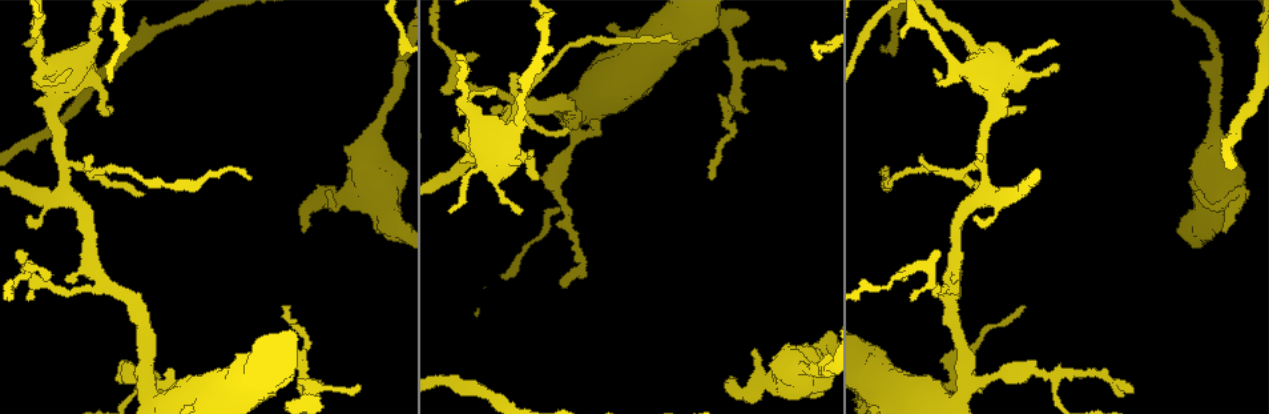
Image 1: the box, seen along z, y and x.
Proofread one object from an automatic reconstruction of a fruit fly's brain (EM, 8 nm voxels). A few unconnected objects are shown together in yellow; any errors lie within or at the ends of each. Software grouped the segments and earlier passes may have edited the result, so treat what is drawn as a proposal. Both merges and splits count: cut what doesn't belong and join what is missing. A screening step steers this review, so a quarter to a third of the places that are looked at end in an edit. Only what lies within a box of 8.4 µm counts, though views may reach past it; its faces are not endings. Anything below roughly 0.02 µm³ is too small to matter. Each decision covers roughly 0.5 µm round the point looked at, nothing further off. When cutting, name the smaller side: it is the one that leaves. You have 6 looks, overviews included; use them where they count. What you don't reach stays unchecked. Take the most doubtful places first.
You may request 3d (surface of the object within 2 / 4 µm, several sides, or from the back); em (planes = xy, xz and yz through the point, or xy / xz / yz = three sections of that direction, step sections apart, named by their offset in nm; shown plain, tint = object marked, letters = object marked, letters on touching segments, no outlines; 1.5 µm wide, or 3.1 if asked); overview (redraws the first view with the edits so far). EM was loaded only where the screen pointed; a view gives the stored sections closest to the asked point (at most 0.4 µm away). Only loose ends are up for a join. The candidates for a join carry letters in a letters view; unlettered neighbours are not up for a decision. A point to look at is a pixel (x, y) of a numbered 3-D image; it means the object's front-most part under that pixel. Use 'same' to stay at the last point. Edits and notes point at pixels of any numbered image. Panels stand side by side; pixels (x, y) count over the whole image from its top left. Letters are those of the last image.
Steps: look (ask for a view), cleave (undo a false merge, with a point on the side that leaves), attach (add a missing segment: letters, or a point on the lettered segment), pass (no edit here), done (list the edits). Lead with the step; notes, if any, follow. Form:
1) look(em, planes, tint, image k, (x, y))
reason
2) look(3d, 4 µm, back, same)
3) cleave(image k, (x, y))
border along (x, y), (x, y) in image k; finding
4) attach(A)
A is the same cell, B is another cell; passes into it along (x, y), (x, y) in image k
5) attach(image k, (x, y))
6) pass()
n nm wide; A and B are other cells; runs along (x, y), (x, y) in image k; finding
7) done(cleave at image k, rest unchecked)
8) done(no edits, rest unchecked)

look(em, planes, letters, image 1, (1054, 379))

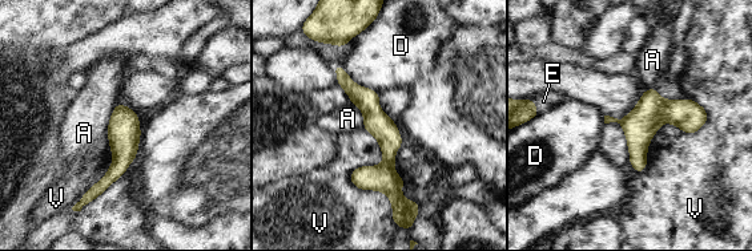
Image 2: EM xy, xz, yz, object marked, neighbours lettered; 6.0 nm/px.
pass()
150 nm wide; A, D, E and V are other cells; border along (362, 129), (391, 214) in image 2; one neuron here

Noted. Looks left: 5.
look(em, planes, letters, image 1, (143, 195))
an open end

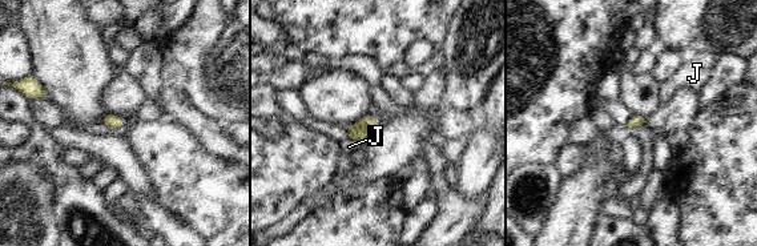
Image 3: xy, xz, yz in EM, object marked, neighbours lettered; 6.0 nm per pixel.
pass()
J touches over 70 nm; J is another cell; no lettered segment goes on from it

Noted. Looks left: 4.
look(3d, 2 µm, image 1, (951, 385))
abrupt turn

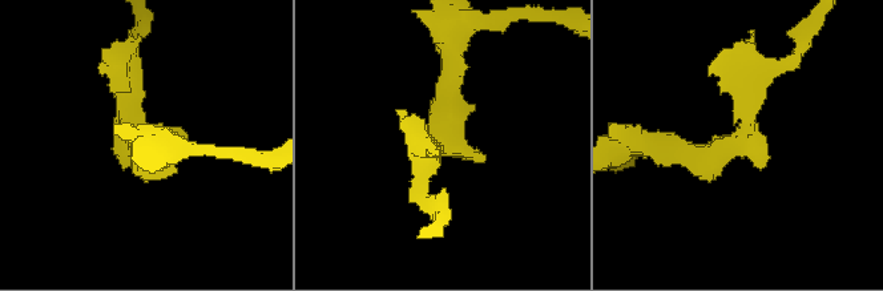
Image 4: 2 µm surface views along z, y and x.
look(em, planes, letters, image 4, (739, 144))
now the EM

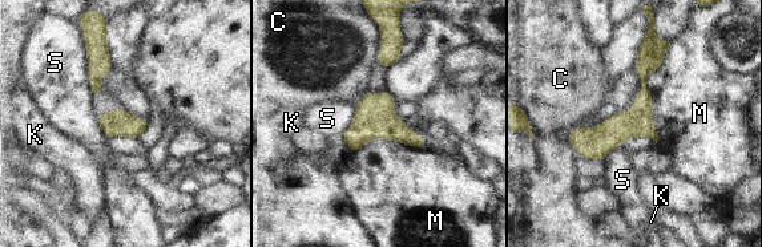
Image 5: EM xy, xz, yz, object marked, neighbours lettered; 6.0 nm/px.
pass()
C, K, M and S are other cells; runs along (646, 44), (642, 105), (585, 154) in image 5; one neuron here

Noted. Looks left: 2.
done(no edits, rest unchecked)

